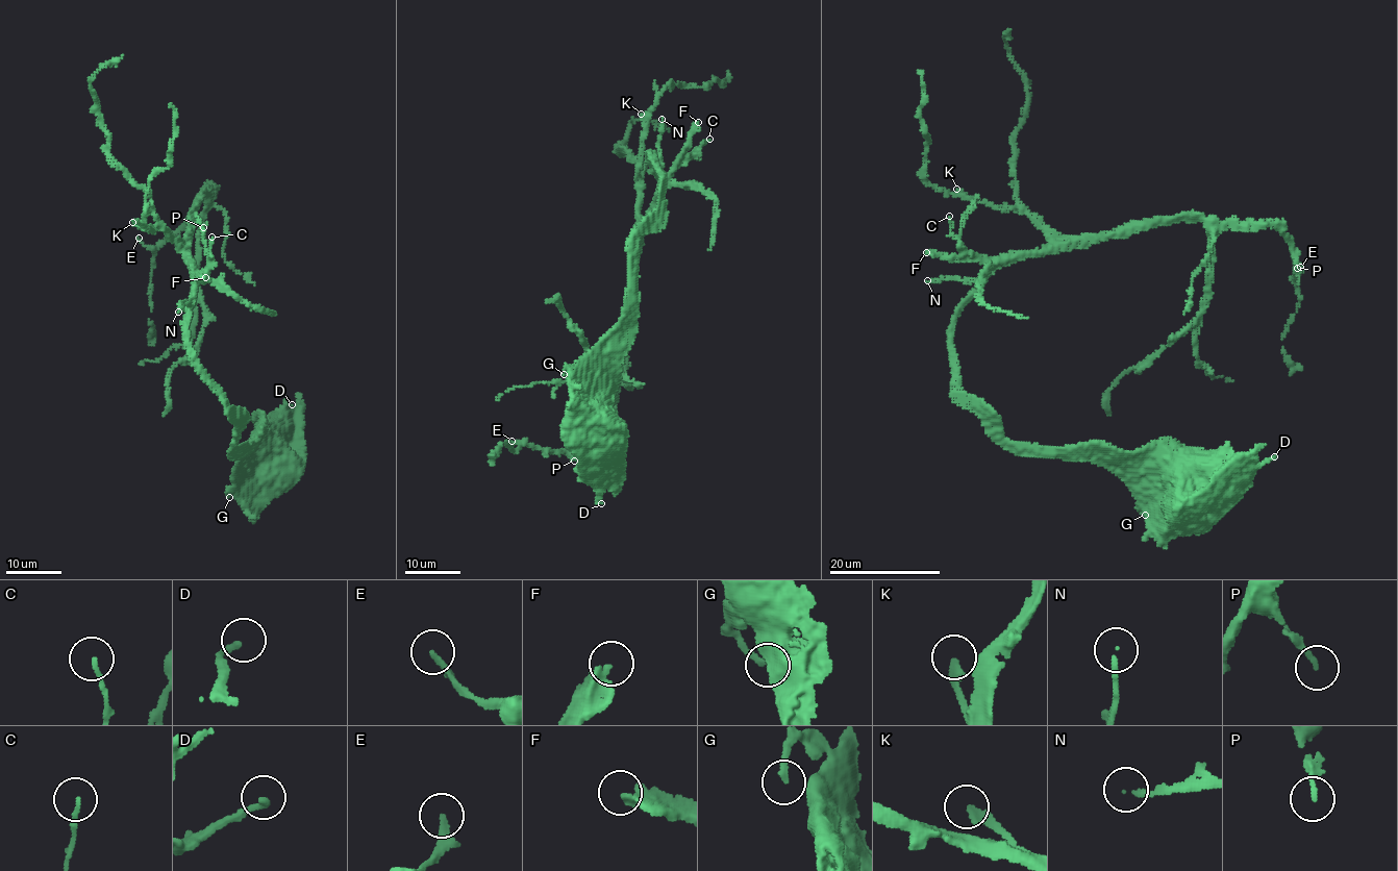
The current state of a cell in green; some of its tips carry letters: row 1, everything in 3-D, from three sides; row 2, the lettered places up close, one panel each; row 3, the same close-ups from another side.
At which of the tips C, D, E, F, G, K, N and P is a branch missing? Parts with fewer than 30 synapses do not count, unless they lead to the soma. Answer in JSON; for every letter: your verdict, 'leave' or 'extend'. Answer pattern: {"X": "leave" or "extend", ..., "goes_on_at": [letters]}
{"C": "leave", "D": "leave", "E": "leave", "F": "extend", "G": "leave", "K": "leave", "N": "leave", "P": "leave", "goes_on_at": ["F"]}

